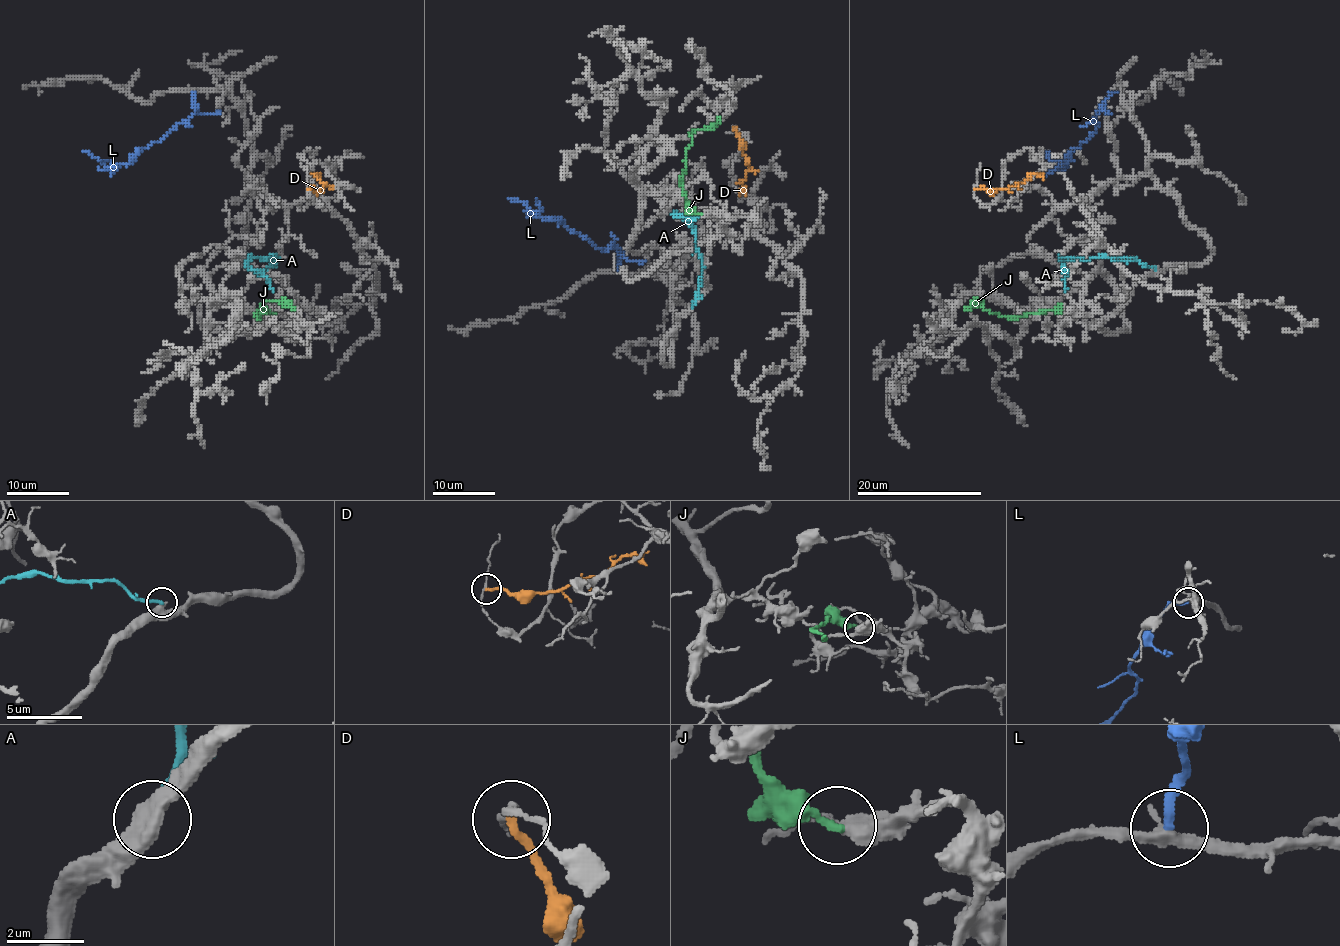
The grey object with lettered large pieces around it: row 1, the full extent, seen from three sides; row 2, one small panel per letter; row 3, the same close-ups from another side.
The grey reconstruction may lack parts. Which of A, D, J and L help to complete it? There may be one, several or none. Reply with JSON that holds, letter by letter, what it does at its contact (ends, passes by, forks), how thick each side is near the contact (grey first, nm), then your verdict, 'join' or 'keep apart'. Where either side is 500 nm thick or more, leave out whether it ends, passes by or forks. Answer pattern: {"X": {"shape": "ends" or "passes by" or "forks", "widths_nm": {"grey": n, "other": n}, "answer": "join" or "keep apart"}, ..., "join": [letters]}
{"A": {"shape": "ends", "widths_nm": {"grey": 480, "other": 220}, "answer": "keep apart"}, "D": {"shape": "ends", "widths_nm": {"grey": 110, "other": 220}, "answer": "keep apart"}, "J": {"shape": "ends", "widths_nm": {"grey": 420, "other": 200}, "answer": "keep apart"}, "L": {"shape": "ends", "widths_nm": {"grey": 360, "other": 200}, "answer": "join"}, "join": ["L"]}

